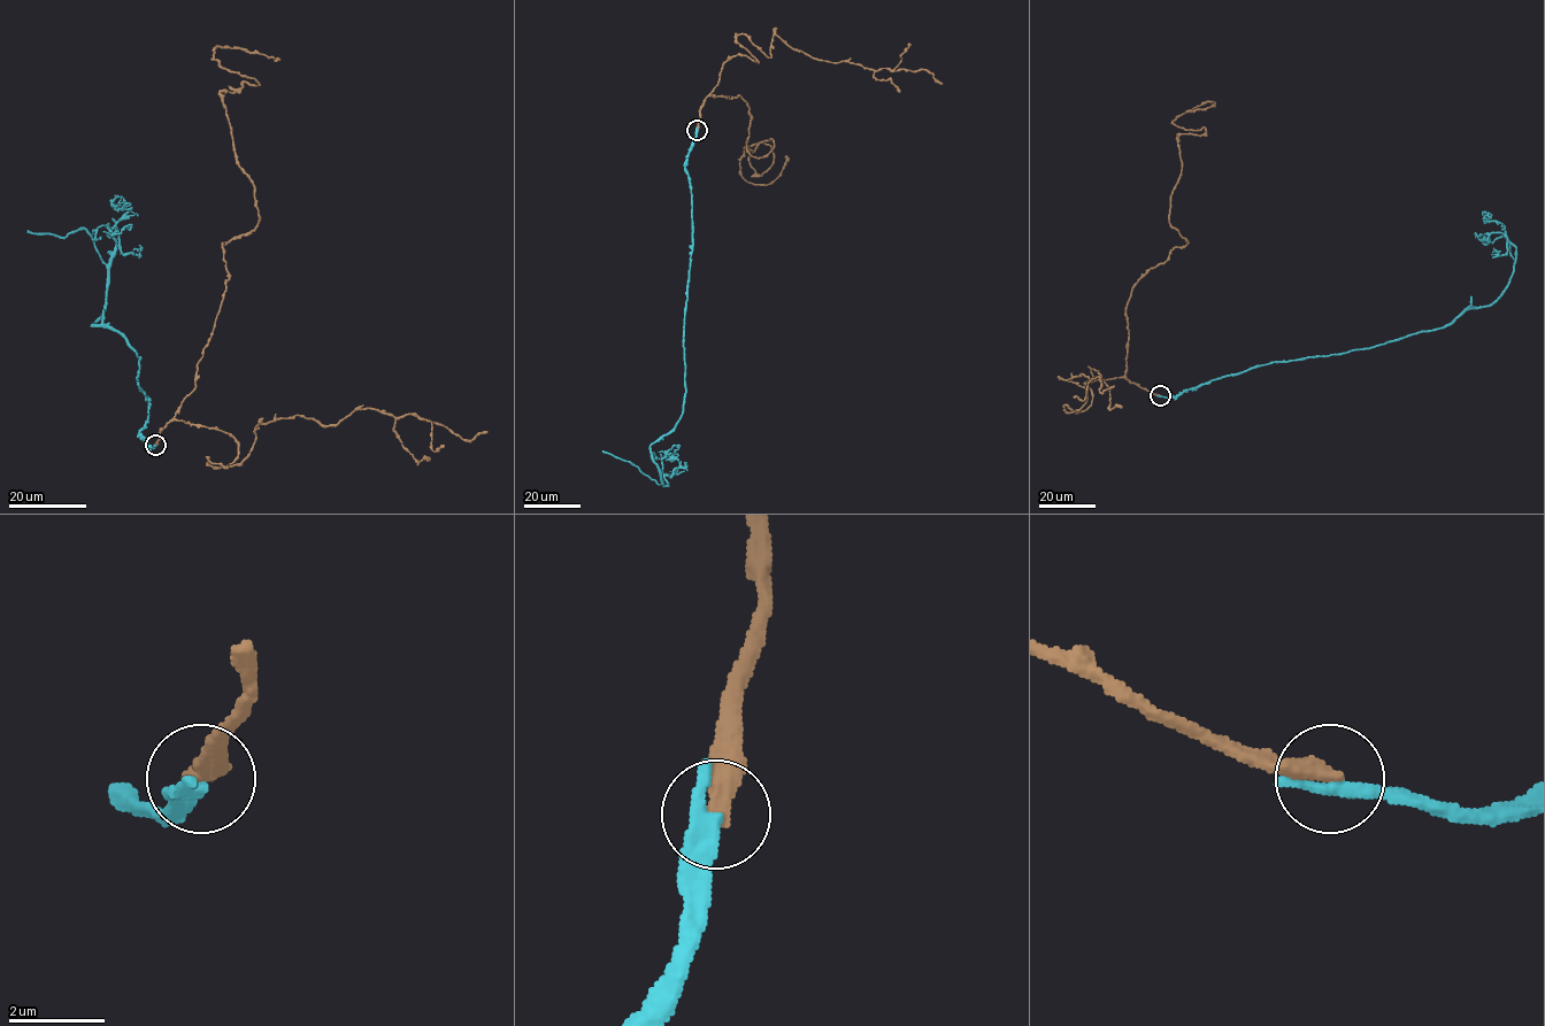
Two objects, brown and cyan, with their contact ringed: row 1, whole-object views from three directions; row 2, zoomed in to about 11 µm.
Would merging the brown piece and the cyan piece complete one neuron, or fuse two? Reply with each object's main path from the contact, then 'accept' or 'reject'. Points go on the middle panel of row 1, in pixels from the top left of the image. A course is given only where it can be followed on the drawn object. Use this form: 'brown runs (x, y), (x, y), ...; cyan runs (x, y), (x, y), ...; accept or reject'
brown runs (698, 130), (740, 95), (746, 151), (774, 146), (740, 176), (785, 155); cyan runs (698, 130), (685, 166), (684, 401), (651, 445), (667, 486), (678, 464), (667, 453); reject

